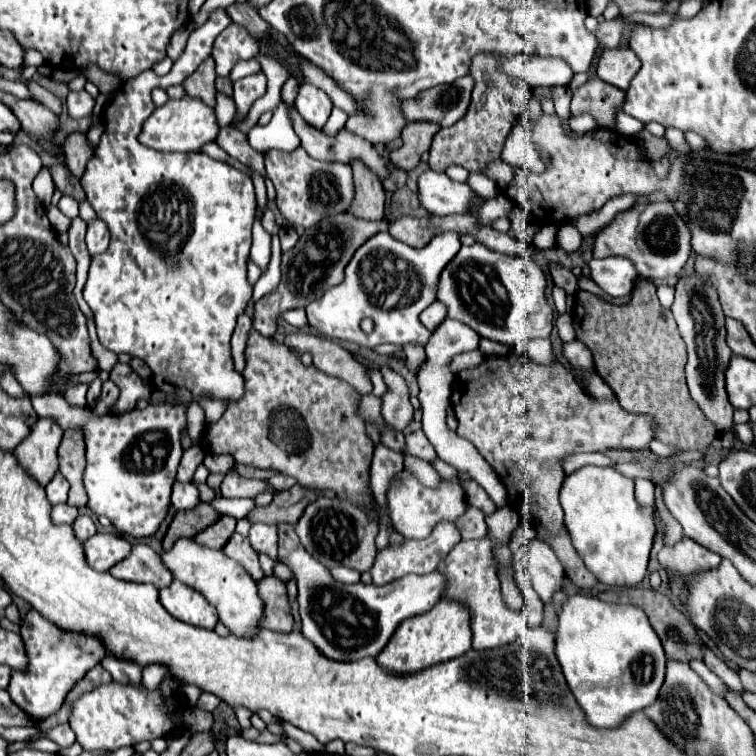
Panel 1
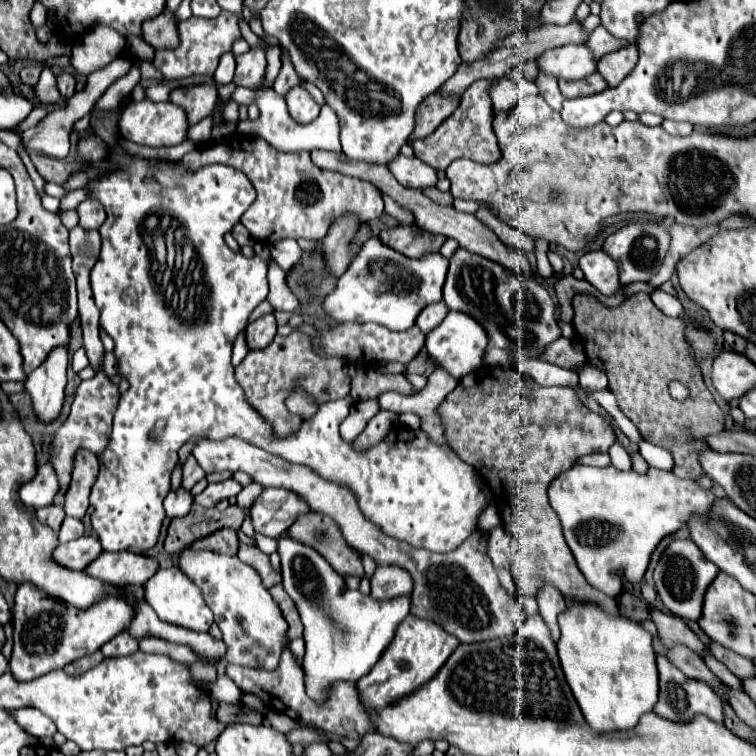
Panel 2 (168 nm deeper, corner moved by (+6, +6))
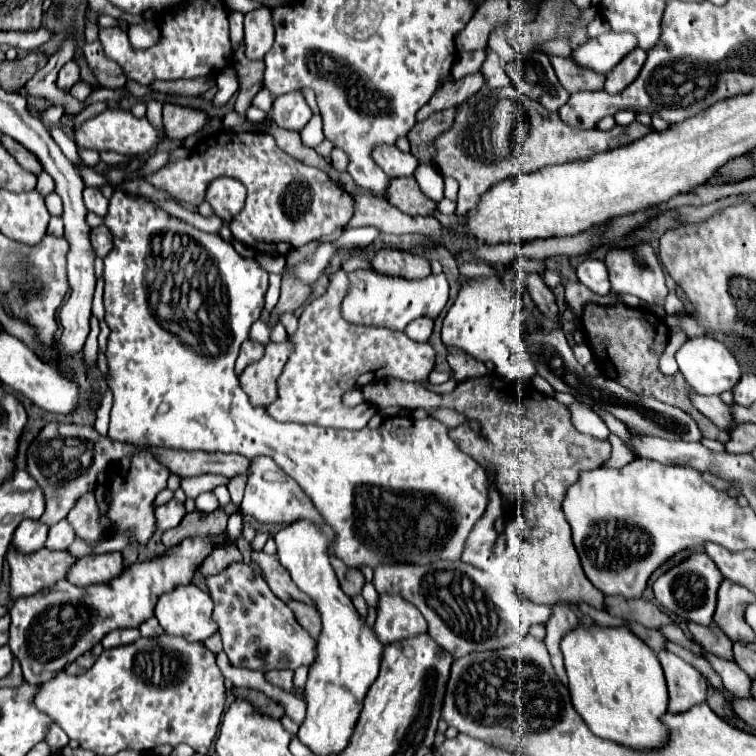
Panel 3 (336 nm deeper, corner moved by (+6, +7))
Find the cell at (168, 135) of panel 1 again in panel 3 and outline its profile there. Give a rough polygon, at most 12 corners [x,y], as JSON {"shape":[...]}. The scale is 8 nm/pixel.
{"shape":[[106,110],[74,128],[82,150],[144,156],[162,134],[146,118]]}

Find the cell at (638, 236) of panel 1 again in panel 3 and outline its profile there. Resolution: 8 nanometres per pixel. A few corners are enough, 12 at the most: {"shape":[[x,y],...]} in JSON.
{"shape":[[648,244],[614,248],[604,264],[616,294],[664,306],[656,252]]}

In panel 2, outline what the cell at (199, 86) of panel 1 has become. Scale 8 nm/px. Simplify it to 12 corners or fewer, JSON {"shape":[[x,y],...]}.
{"shape":[[202,83],[178,87],[170,101],[186,109],[190,125],[214,113],[218,93]]}

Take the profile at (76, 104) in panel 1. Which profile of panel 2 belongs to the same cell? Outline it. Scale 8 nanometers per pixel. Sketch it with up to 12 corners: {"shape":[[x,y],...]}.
{"shape":[[68,73],[58,75],[58,91],[64,99],[76,93],[76,81]]}

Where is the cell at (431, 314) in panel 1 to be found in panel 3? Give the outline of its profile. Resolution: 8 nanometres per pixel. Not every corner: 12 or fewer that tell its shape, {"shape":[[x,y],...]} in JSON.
{"shape":[[410,322],[404,330],[416,342],[428,342],[434,322]]}

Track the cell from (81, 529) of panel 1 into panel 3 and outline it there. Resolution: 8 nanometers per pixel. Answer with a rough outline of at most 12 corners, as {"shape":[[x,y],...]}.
{"shape":[[66,520],[50,526],[44,548],[66,550],[76,538]]}

